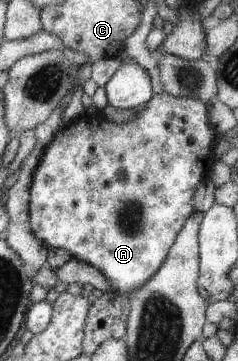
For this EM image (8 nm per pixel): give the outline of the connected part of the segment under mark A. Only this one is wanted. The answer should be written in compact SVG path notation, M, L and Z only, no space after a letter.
M166 92L153 94L143 105L143 108L134 116L134 119L115 124L100 115L88 116L83 114L75 122L65 125L54 134L48 147L43 151L37 166L32 174L32 181L28 188L28 225L31 232L44 245L51 249L64 249L71 257L94 266L104 277L108 278L112 292L128 295L129 291L142 285L160 267L168 249L185 219L195 210L192 203L192 194L196 184L204 177L210 176L211 167L216 161L213 148L217 136L209 124L207 109L209 104L190 98L169 96Z

